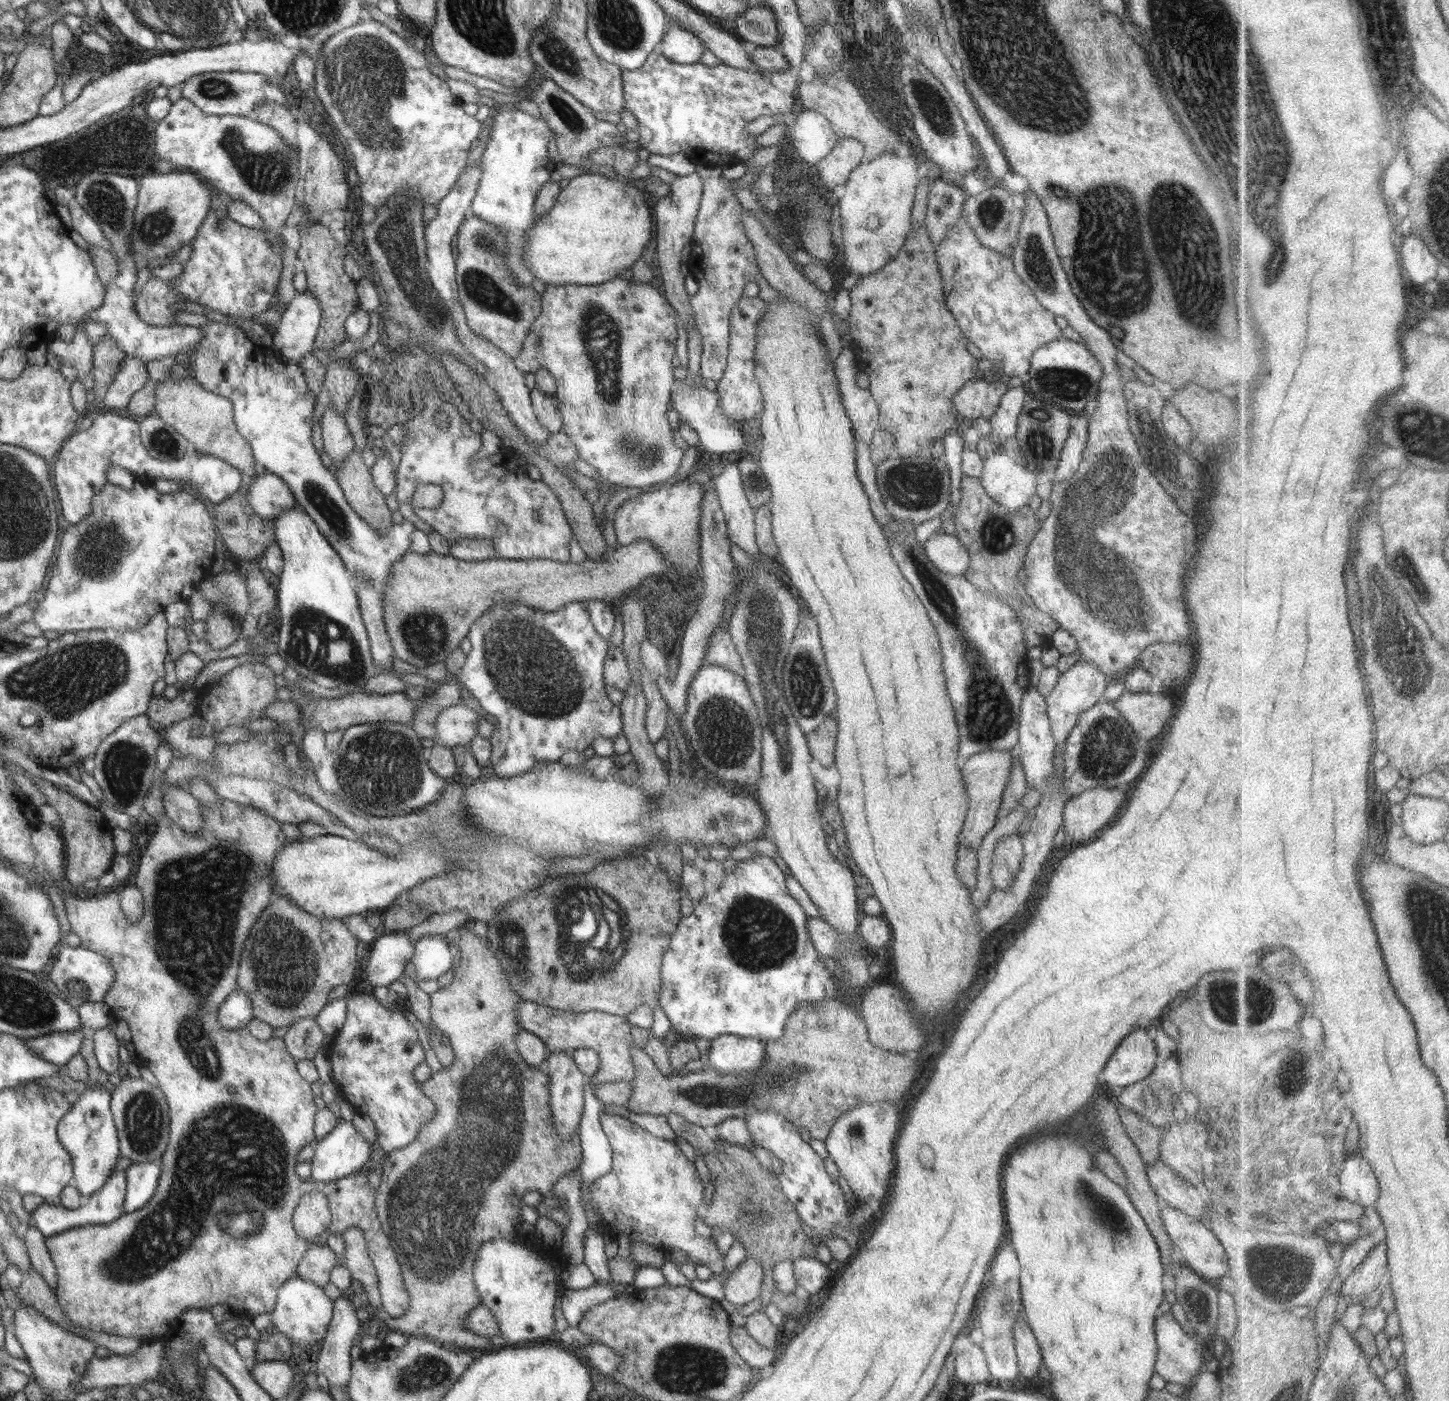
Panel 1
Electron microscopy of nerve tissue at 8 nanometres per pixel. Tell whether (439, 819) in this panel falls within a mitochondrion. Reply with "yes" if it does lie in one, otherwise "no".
yes

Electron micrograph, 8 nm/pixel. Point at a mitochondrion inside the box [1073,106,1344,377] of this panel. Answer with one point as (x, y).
(1280, 256)

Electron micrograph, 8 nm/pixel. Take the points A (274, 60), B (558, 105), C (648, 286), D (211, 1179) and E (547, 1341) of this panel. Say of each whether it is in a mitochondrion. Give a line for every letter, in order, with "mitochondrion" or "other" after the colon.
A: other
B: mitochondrion
C: other
D: mitochondrion
E: other

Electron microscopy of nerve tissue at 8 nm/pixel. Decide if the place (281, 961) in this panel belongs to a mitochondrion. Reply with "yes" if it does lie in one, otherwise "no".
yes

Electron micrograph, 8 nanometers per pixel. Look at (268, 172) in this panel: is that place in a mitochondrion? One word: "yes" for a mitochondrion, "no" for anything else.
yes

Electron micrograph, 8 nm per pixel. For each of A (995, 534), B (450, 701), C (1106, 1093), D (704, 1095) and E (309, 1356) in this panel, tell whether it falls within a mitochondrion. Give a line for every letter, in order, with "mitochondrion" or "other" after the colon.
A: mitochondrion
B: other
C: other
D: mitochondrion
E: other

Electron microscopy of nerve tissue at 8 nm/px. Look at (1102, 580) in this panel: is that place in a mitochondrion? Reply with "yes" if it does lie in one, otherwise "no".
yes

